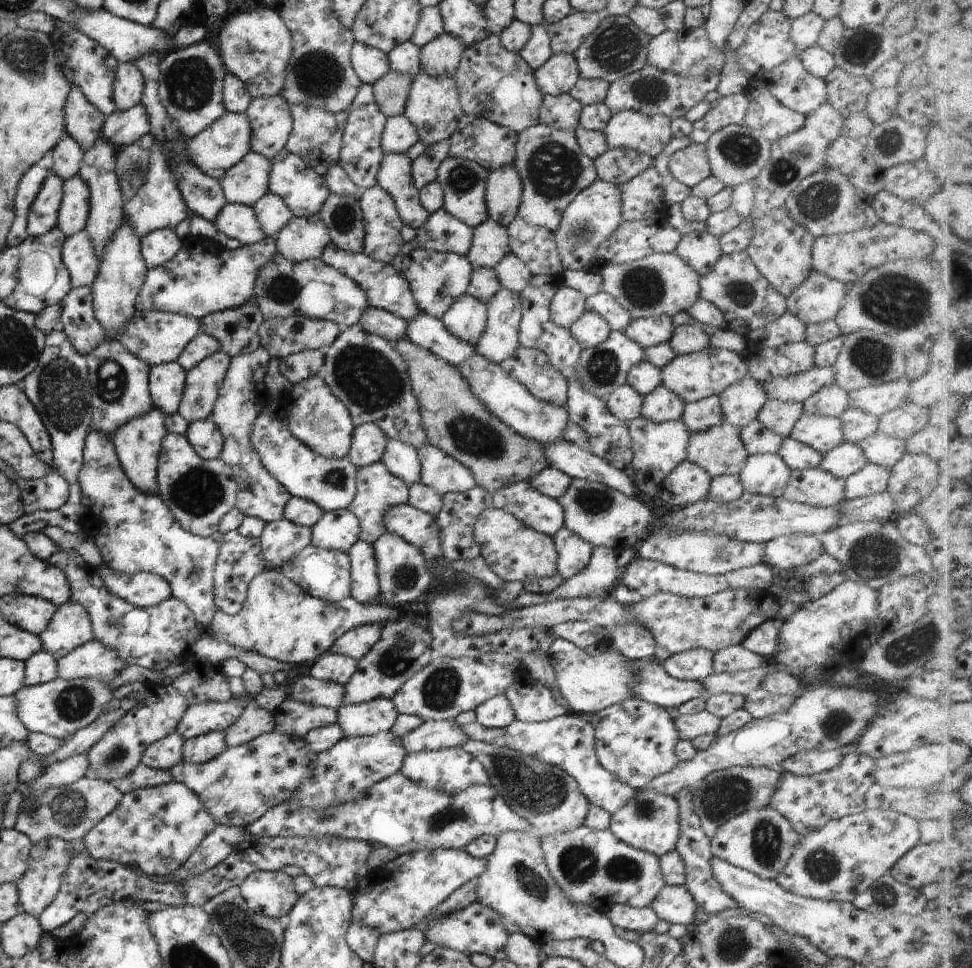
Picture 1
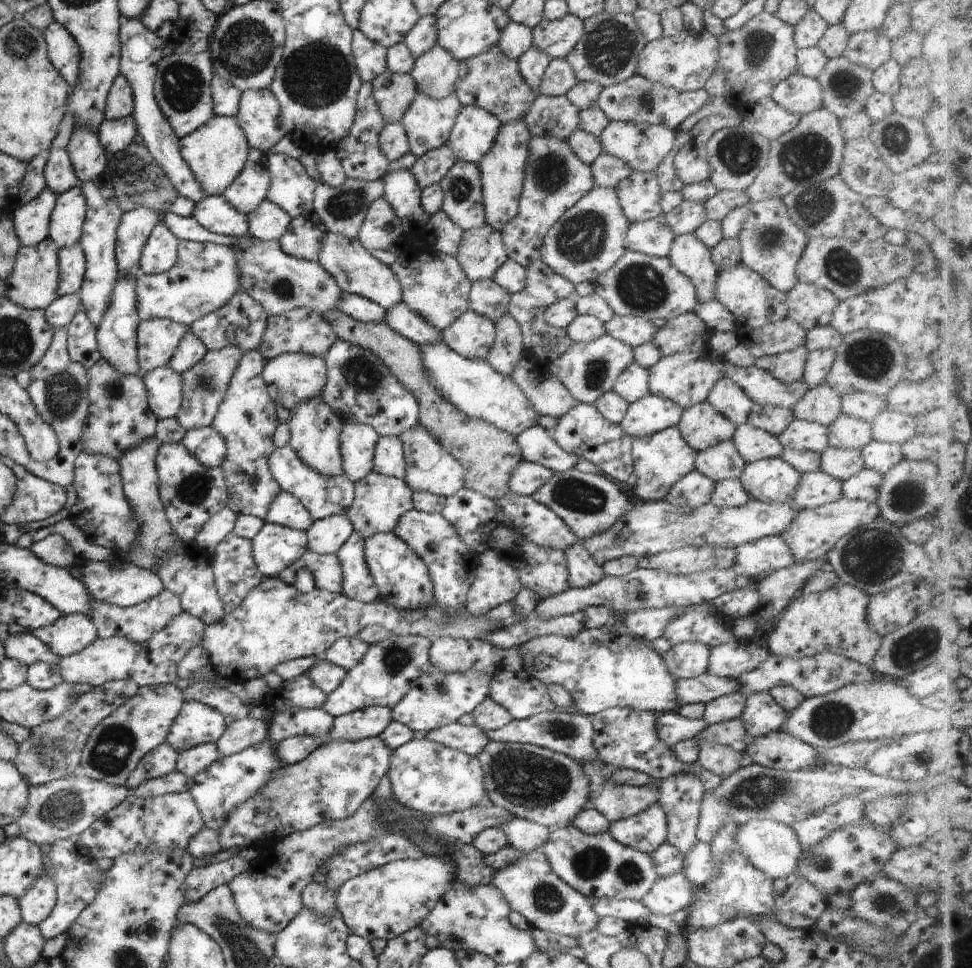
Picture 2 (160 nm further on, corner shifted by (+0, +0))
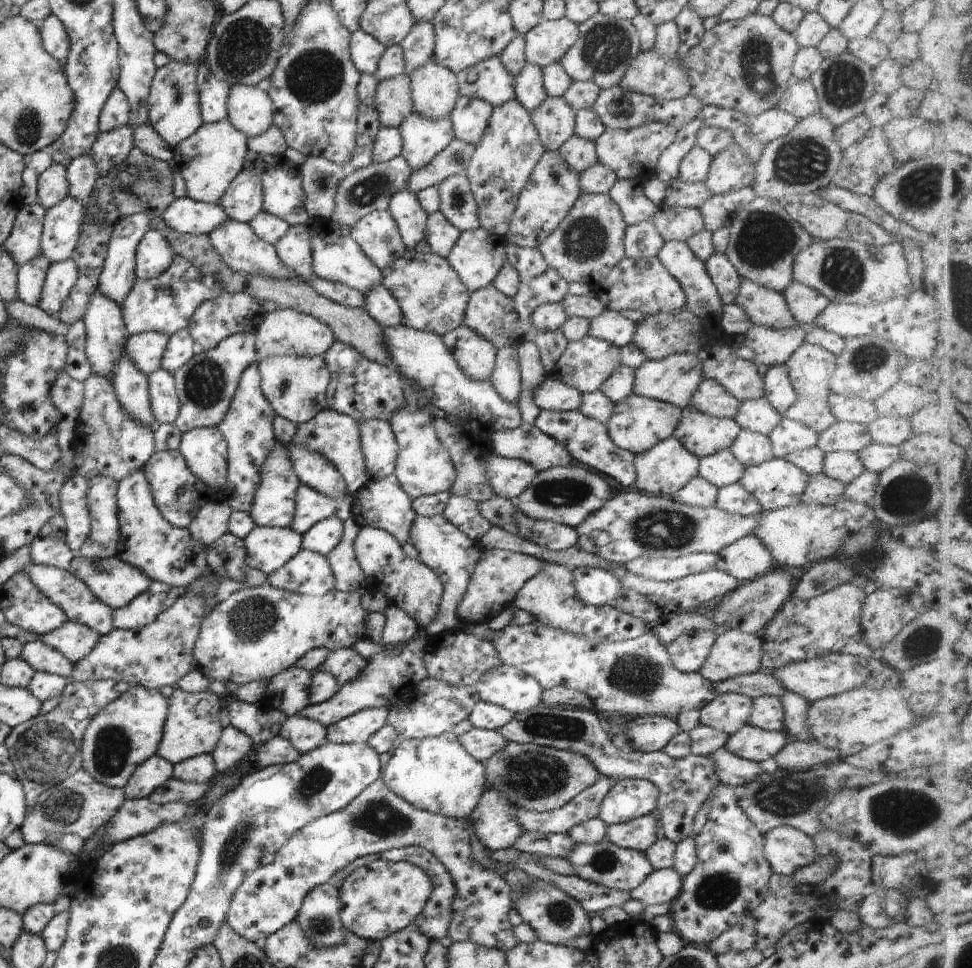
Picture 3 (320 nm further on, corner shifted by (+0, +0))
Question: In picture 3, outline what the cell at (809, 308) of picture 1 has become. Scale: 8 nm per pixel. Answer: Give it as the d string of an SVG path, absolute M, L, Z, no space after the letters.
M791 281L781 294L791 316L801 326L812 324L812 320L829 303L823 295L795 281Z

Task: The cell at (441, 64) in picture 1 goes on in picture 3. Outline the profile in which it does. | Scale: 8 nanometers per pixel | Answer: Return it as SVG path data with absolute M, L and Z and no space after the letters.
M429 59L407 76L412 111L429 120L447 117L459 96L456 74Z

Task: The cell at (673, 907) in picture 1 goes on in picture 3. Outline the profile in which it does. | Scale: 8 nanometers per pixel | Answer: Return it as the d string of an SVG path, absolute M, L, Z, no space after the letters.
M672 867L651 871L638 887L631 889L627 894L643 906L665 904L673 900L681 888L682 876Z

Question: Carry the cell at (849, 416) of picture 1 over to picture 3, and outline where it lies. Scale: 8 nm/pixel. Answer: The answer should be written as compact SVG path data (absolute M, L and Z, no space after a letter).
M835 421L817 435L816 447L824 453L845 451L857 454L871 442L865 425Z

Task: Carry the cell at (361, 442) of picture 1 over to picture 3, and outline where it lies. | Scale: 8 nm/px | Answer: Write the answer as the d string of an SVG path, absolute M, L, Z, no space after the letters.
M329 408L323 409L309 420L295 424L294 433L290 438L289 444L293 447L305 447L311 452L319 453L343 477L346 484L346 492L352 496L367 481L363 455L359 446L358 426L352 418L340 412Z

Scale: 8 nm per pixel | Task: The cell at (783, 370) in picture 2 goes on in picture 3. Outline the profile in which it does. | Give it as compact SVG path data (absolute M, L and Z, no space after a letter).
M783 365L767 367L763 381L763 398L767 404L783 417L783 413L796 401L787 371Z

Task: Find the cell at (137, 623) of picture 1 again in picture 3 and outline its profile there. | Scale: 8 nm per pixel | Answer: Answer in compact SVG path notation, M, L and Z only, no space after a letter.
M151 581L147 590L140 592L131 602L112 609L113 629L136 629L149 624L155 617L167 610L178 596L186 590L168 584Z

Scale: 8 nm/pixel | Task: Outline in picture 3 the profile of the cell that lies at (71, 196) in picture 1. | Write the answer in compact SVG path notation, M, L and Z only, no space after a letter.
M65 197L44 212L39 246L50 264L70 258L82 223L82 208L83 203Z

